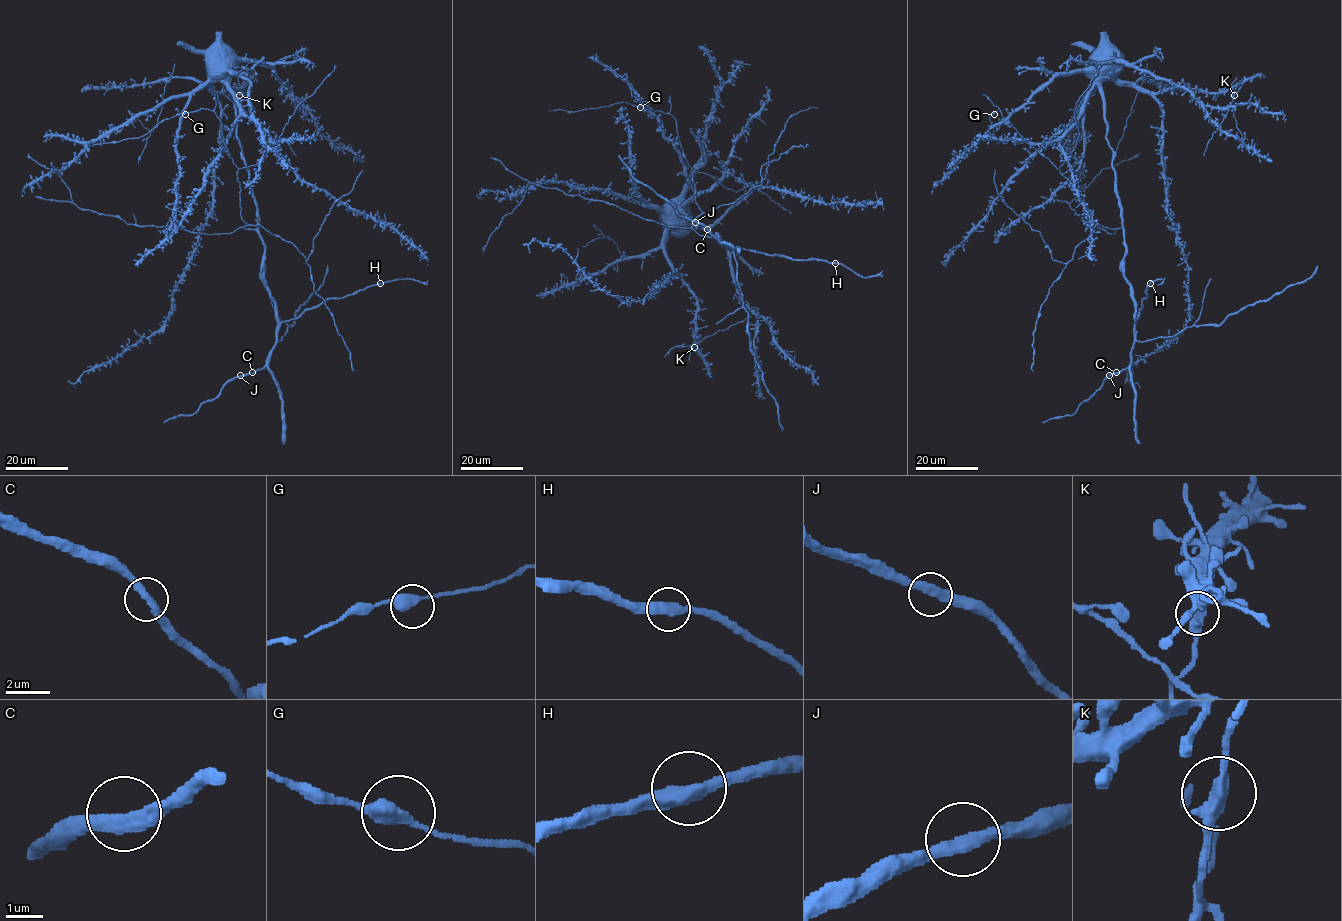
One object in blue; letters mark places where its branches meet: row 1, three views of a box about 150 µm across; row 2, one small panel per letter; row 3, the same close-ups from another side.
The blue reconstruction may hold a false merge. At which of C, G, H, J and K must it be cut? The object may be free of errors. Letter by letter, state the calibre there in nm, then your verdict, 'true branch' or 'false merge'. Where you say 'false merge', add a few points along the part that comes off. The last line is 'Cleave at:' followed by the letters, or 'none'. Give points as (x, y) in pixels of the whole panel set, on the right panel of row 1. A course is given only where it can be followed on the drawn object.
C: 400 nm thick; true branch
G: 380 nm thick; true branch
H: 440 nm thick; true branch
J: 380 nm thick; true branch
K: 400 nm thick; false merge; foreign part runs (1234, 96), (1232, 105), (1203, 155)
Cleave at: K

